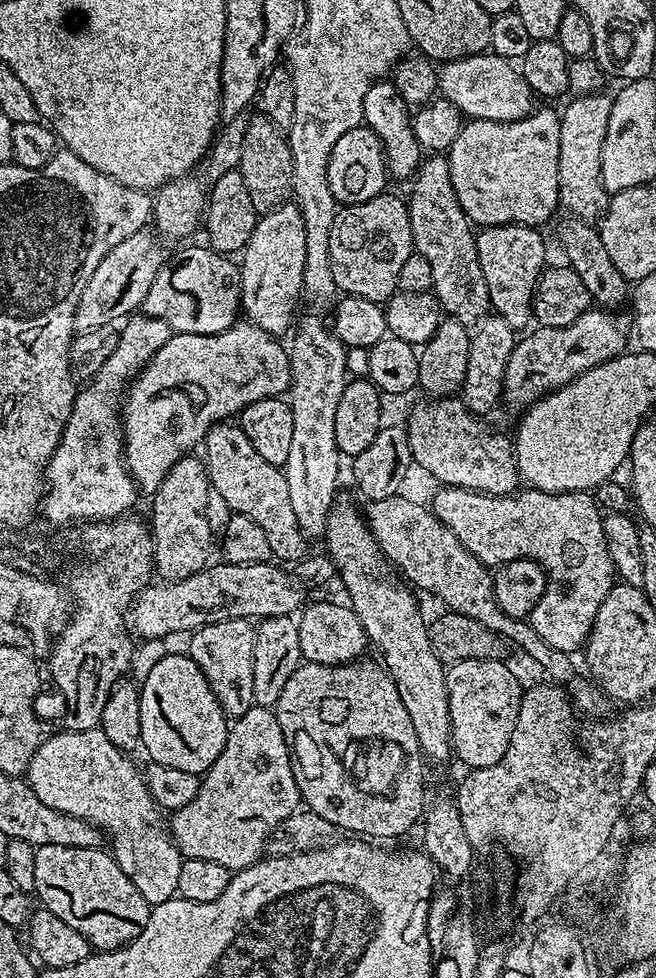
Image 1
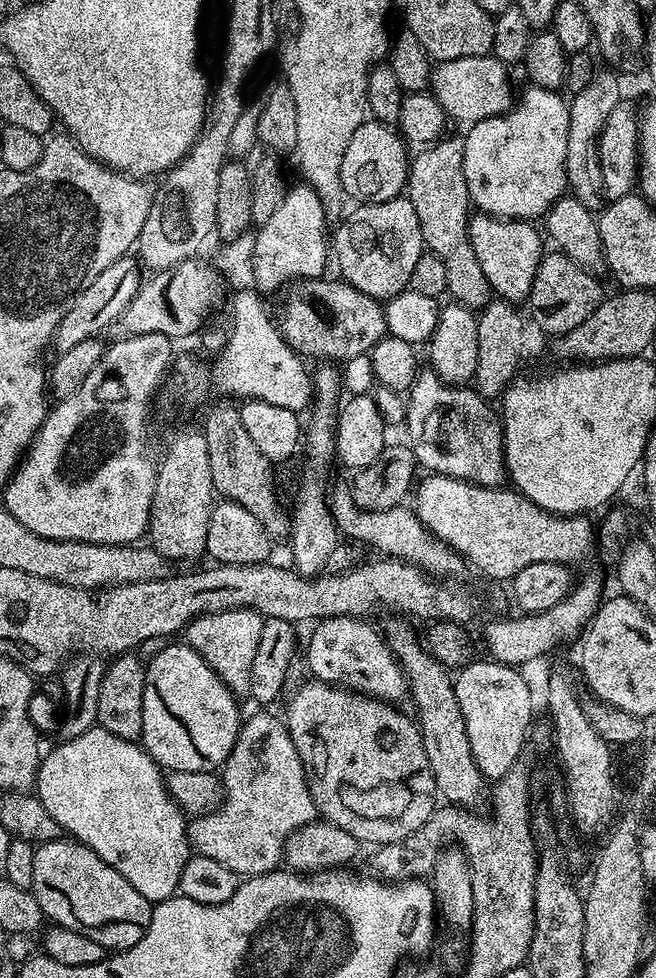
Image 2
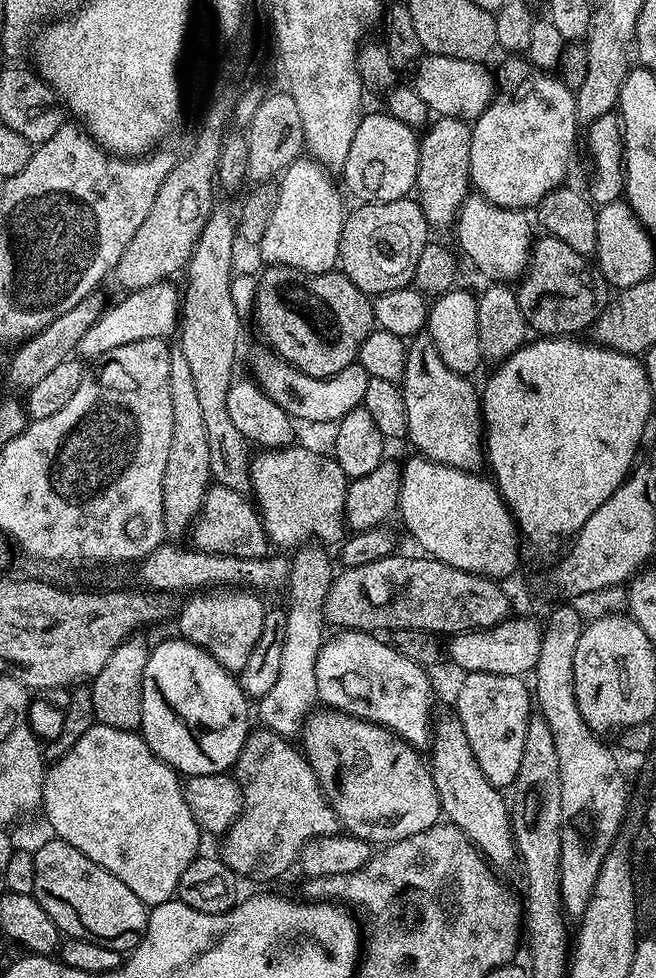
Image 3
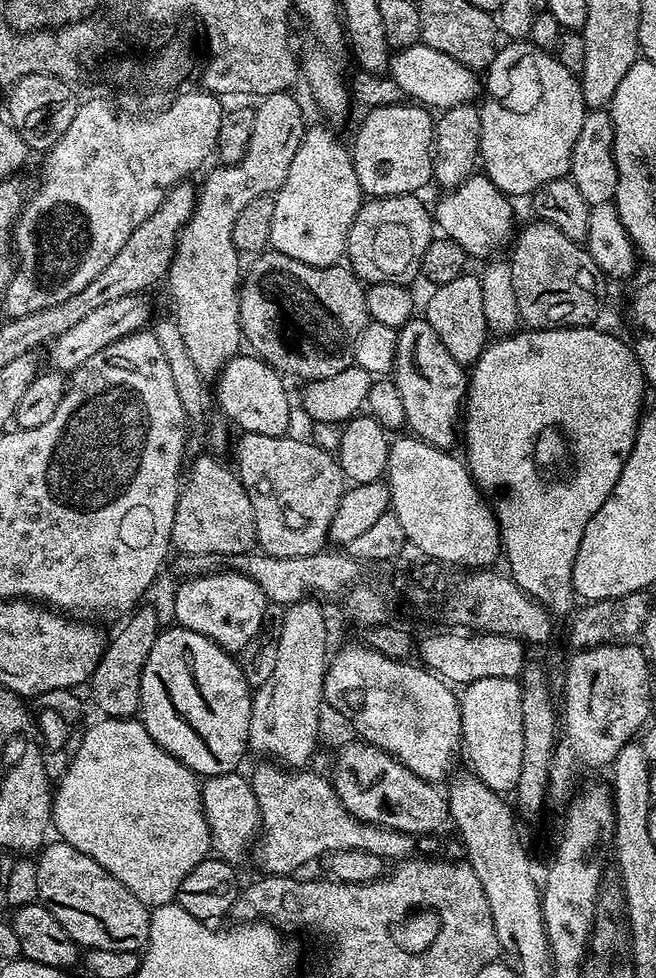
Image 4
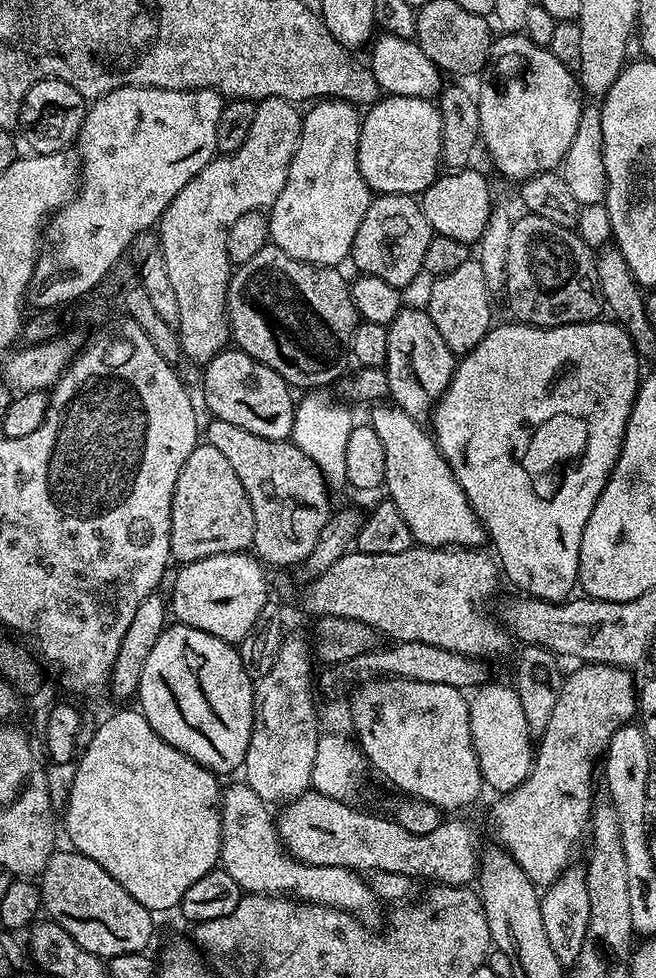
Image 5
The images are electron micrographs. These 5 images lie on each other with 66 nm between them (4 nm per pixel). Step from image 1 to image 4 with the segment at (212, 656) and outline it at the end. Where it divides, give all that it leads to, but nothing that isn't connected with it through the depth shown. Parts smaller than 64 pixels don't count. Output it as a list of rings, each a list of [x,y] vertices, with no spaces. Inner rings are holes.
[[[231,570],[211,572],[208,576],[193,576],[183,583],[172,600],[175,623],[210,638],[227,652],[243,652],[244,647],[258,634],[262,626],[262,614],[266,614],[269,604],[266,594],[262,594],[262,586],[240,572]]]

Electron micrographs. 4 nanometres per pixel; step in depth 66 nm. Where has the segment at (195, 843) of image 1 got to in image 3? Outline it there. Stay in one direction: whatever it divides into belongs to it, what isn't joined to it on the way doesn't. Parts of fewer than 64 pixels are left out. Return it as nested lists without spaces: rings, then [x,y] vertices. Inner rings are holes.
[[[263,726],[257,727],[256,729],[249,731],[246,742],[242,746],[242,754],[238,754],[236,759],[236,767],[234,769],[234,775],[236,781],[240,783],[240,793],[244,799],[244,807],[240,810],[240,817],[231,824],[227,832],[223,833],[222,840],[224,845],[221,846],[219,855],[222,857],[224,864],[230,866],[230,870],[234,870],[236,875],[243,878],[245,881],[248,880],[276,880],[283,872],[288,872],[300,859],[300,852],[304,849],[304,844],[310,842],[314,838],[319,836],[335,836],[341,831],[342,825],[339,818],[334,814],[334,810],[328,805],[327,798],[324,797],[324,791],[320,789],[320,783],[318,778],[314,774],[314,770],[308,765],[307,759],[299,747],[296,748],[287,737],[278,735],[277,732],[272,732],[270,729]]]

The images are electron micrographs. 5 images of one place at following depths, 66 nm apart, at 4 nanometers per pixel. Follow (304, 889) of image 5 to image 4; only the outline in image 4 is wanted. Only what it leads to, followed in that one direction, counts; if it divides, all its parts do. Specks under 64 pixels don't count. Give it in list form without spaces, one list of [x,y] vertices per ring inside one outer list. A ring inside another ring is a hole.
[[[239,771],[207,777],[200,785],[200,797],[212,835],[212,852],[229,862],[245,859],[250,845],[260,832],[260,807],[252,789],[252,781]]]

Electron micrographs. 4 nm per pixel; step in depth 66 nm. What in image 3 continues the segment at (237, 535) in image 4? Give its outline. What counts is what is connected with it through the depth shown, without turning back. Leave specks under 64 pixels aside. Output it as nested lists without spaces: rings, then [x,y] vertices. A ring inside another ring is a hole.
[[[217,483],[209,487],[190,529],[191,547],[210,554],[230,554],[238,558],[264,558],[269,555],[270,541],[264,533],[264,521],[245,493]]]

